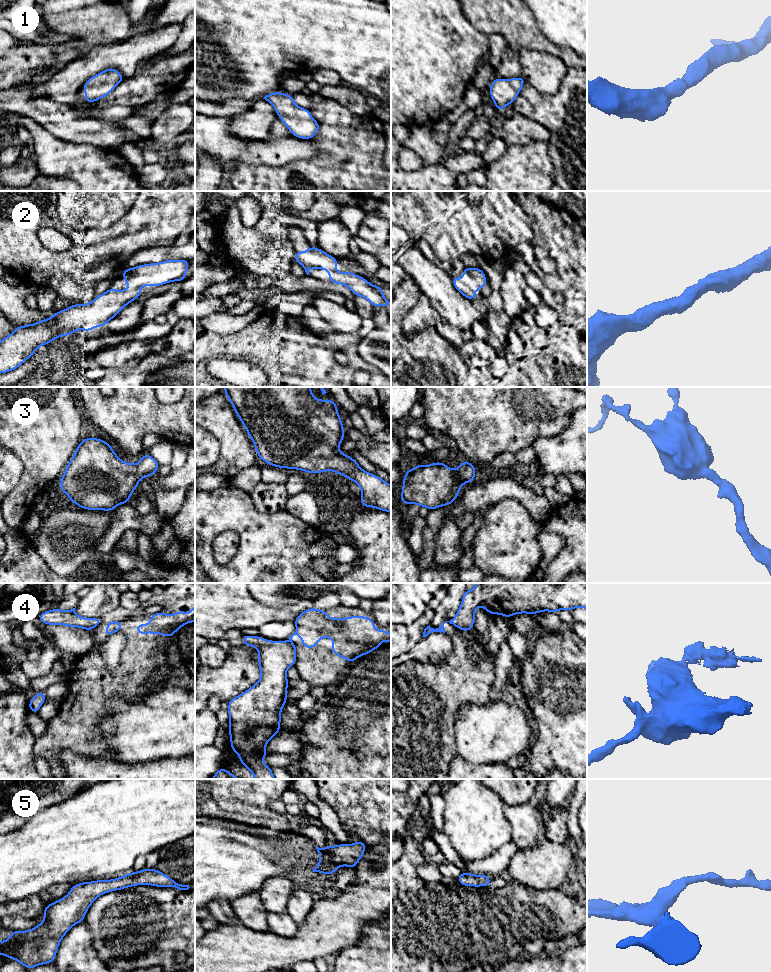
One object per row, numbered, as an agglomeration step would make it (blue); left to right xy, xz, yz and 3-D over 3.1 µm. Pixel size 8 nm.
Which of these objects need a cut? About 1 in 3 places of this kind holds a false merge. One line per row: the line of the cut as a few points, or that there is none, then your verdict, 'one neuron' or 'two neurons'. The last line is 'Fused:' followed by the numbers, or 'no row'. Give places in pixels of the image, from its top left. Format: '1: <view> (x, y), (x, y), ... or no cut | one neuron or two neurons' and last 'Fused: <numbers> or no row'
1: no cut | one neuron
2: no cut | one neuron
3: no cut | one neuron
4: xz (288, 640), (292, 643) | two neurons
5: no cut | one neuron
Fused: 4

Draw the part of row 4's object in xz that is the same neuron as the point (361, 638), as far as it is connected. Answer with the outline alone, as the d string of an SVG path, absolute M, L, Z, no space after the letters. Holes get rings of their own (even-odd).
M313 607L300 613L294 623L296 632L292 634L288 641L293 643L292 638L298 635L302 639L302 647L314 648L318 646L320 638L332 638L333 643L330 651L338 657L344 658L348 662L353 662L362 655L367 655L381 646L381 640L385 639L385 644L391 642L391 634L383 629L374 628L374 619L366 616L350 616L347 618L333 618L326 615L327 610L317 610Z

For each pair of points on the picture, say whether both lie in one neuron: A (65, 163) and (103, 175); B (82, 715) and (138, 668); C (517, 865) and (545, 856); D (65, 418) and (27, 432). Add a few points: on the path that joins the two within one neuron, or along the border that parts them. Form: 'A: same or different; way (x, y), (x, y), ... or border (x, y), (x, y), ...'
A: same; way (74, 163), (82, 163), (94, 175)
B: same; way (96, 701), (114, 683), (125, 680)
C: same; way (524, 865), (536, 865), (538, 863)
D: same; way (56, 422), (36, 428)

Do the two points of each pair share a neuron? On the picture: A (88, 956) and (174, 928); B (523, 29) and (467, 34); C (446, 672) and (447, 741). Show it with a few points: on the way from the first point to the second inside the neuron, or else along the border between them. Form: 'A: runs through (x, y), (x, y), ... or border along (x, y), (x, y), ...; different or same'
A: border along (89, 931), (93, 937), (93, 947), (103, 961); different
B: border along (465, 18), (487, 35); different
C: runs through (446, 689), (446, 703), (448, 706), (447, 724); same

